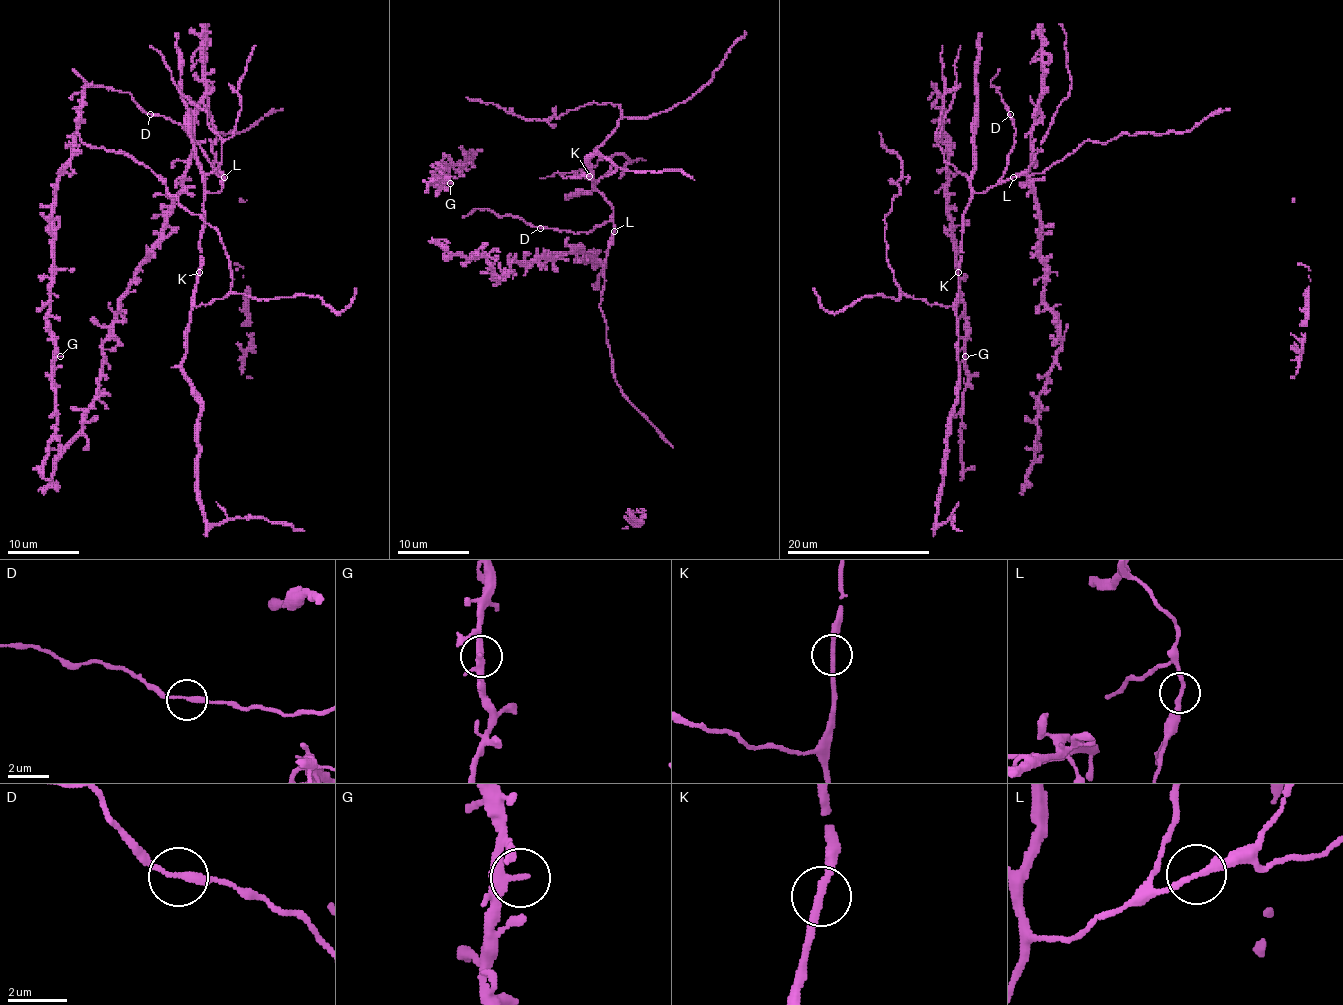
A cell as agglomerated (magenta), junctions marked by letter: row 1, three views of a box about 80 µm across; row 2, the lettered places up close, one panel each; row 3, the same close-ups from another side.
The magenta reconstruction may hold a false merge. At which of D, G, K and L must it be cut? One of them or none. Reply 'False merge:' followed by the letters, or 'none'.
False merge: none

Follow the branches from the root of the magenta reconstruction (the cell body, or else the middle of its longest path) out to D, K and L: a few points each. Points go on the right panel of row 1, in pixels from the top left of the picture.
D: (1014, 137), (1016, 128), (1010, 114)
K: (1014, 137), (1014, 148), (1000, 180), (982, 193), (971, 195), (964, 214), (958, 272)
L: (1014, 137), (1014, 148), (1001, 178), (1009, 180), (1012, 177)

